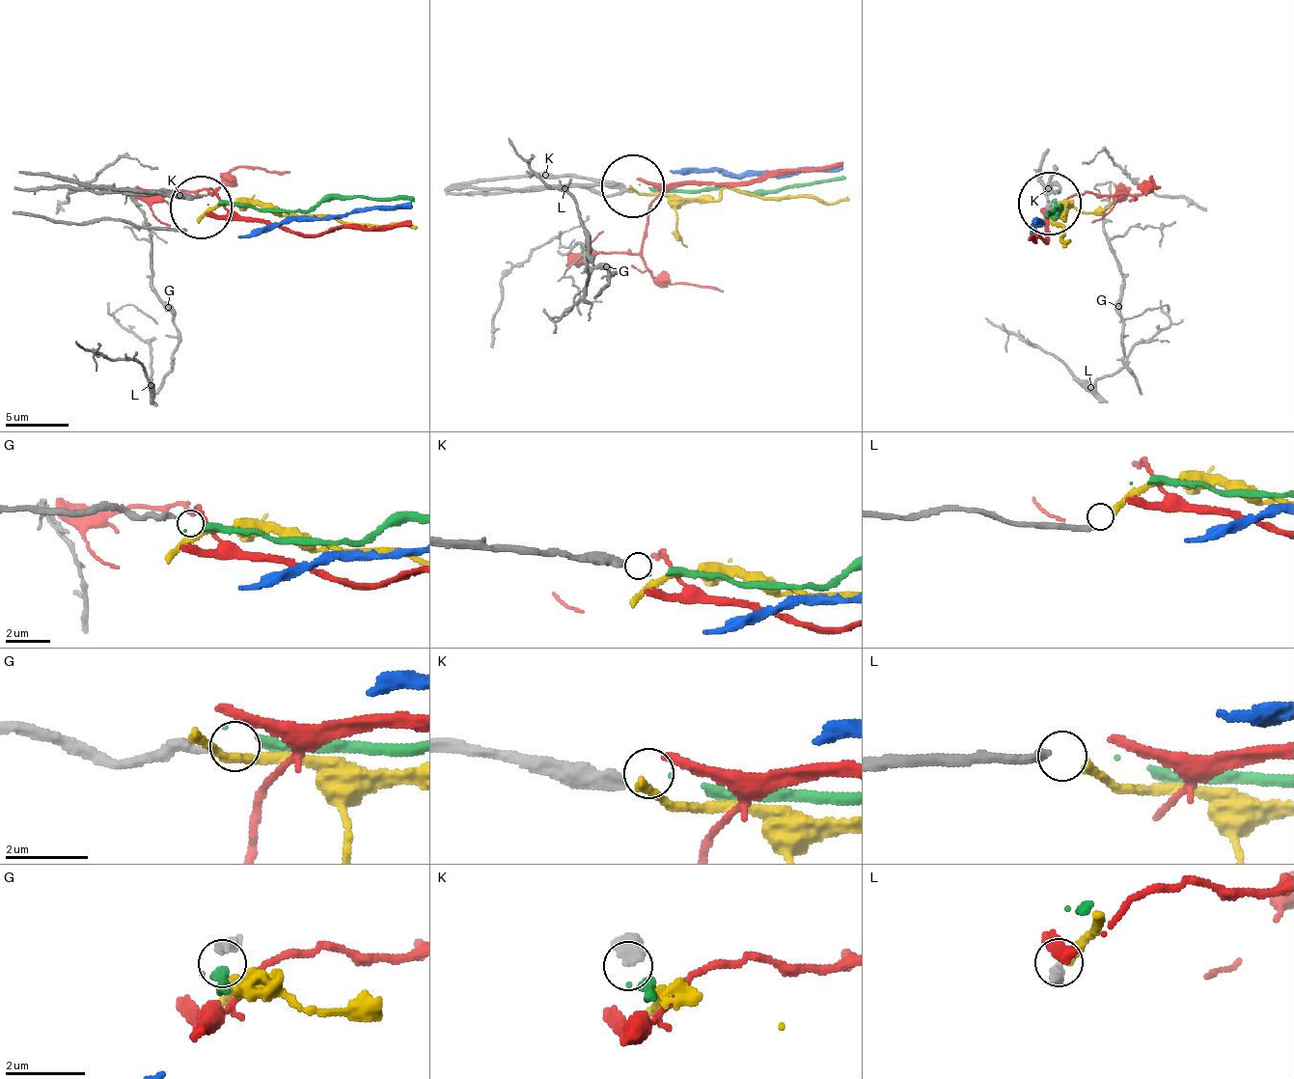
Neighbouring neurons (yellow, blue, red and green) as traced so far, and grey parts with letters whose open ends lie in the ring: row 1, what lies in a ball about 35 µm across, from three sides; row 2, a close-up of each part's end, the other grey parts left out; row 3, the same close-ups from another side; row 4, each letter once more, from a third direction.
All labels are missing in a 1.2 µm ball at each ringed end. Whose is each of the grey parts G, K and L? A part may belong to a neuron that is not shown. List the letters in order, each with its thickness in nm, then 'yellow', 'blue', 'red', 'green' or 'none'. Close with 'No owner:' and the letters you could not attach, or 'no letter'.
G: calibre 240 nm; none
K: calibre 360 nm; green
L: calibre 200 nm; yellow
No owner: G

